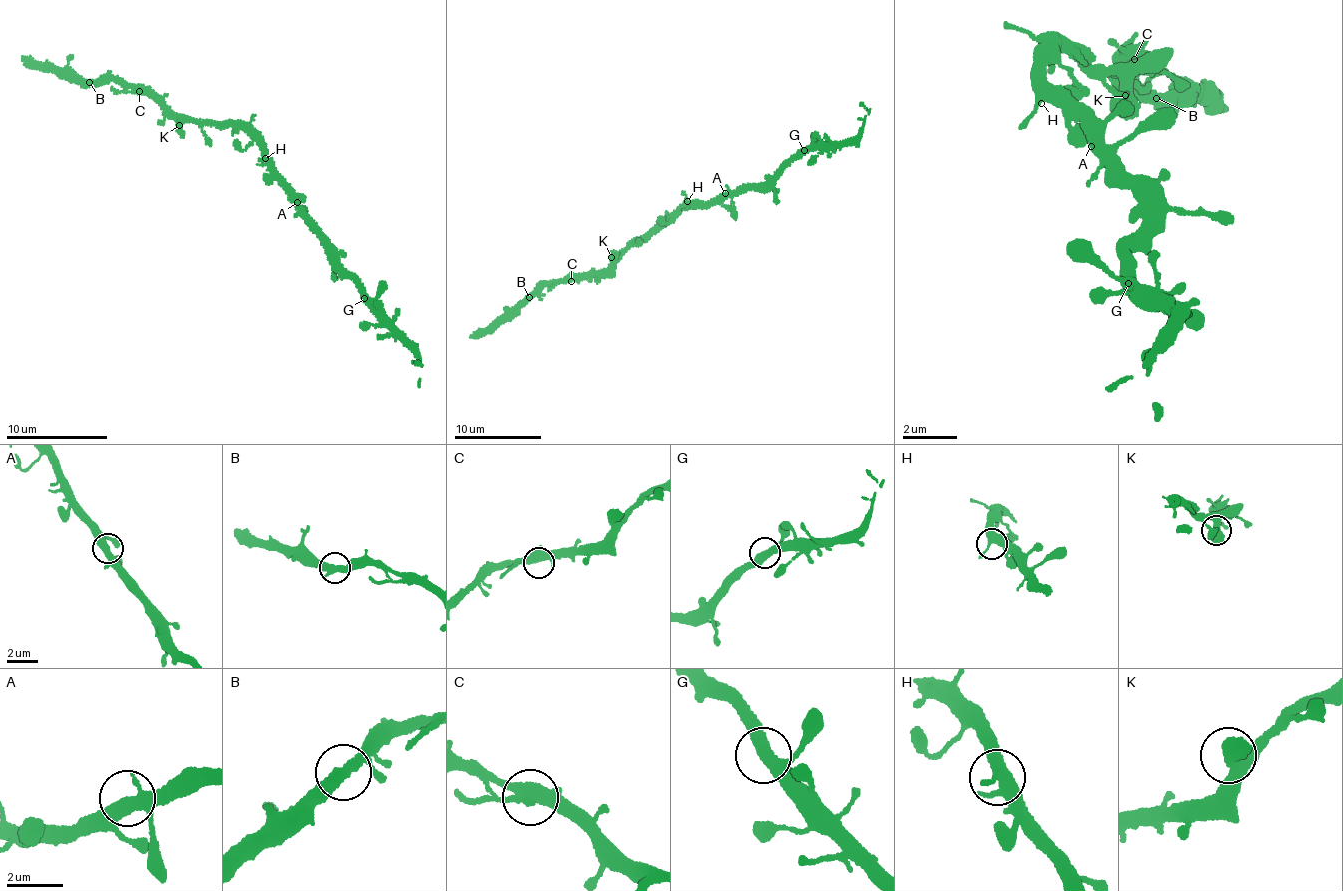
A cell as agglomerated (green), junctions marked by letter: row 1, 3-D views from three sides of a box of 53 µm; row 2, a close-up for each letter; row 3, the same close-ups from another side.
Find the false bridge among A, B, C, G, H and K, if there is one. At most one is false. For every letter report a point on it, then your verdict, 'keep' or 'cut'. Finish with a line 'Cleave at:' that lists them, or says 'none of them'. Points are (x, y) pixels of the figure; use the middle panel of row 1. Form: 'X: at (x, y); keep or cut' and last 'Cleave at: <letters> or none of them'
A: at (725, 193); keep
B: at (529, 297); keep
C: at (571, 281); keep
G: at (804, 150); keep
H: at (687, 201); keep
K: at (611, 257); keep
Cleave at: none of them

